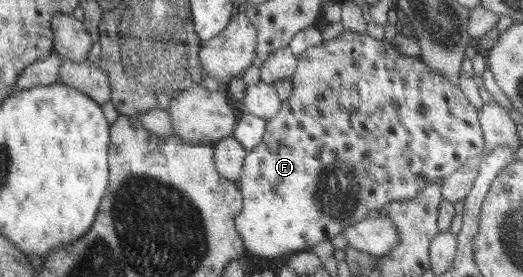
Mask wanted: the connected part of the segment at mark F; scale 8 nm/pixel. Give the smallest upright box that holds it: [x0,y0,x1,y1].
[236,30,485,257]

